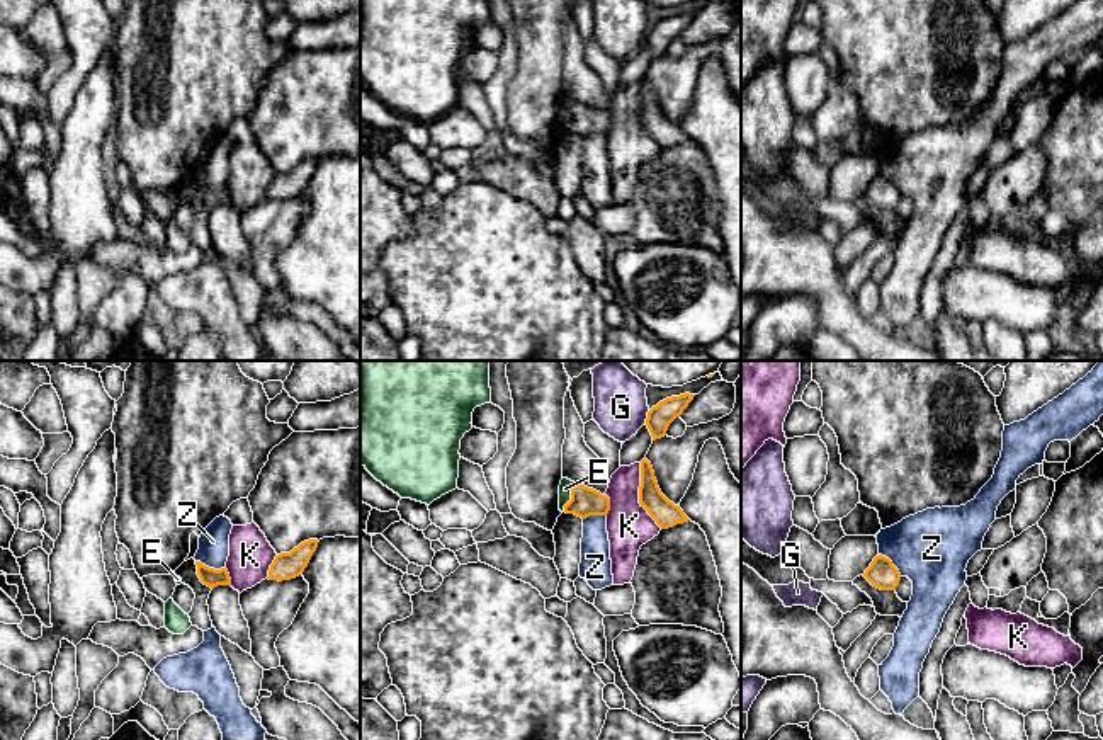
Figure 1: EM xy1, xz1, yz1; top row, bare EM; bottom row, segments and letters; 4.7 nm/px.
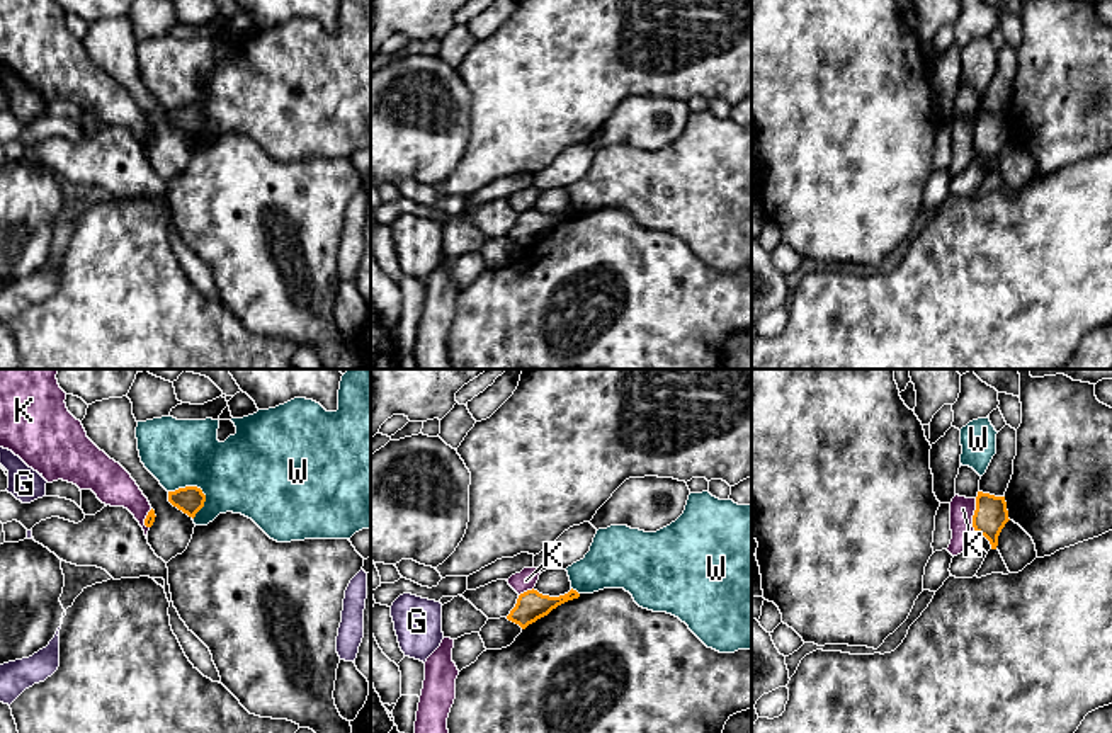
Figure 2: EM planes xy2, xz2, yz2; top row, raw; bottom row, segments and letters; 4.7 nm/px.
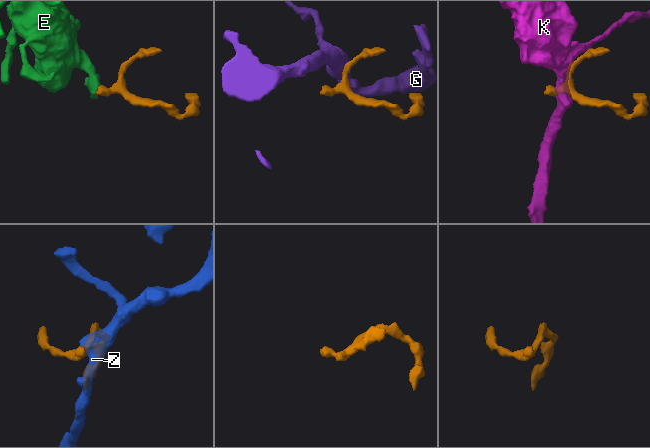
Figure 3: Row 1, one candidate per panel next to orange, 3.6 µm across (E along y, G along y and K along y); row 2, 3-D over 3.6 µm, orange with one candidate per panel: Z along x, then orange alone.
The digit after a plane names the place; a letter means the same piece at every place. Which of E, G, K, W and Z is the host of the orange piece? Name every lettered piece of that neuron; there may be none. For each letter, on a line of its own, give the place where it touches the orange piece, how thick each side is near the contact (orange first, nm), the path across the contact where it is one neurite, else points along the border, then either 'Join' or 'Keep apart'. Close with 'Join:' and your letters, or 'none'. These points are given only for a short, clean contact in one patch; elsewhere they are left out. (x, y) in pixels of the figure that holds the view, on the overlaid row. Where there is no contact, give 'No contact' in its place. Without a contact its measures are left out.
E: Touches orange at xz1 (571, 497). Thickness 140 nm (orange) against 60 nm. Path across: xz1 (585, 502), (571, 497), (565, 489). Join
G: Touches orange at xz1 (648, 417). Thickness 120 nm (orange) against 260 nm. Boundary: xz1 (650, 410), (644, 422). Keep apart
K: Touches orange at xz1 (639, 495). Thickness 120 nm (orange) against 220 nm. Keep apart
W: Touches orange at xy2 (192, 487). Thickness 130 nm (orange) against 360 nm. Boundary: xy2 (169, 490), (198, 487), (204, 495), (204, 505). Keep apart
Z: Touches orange at xy1 (211, 569). Thickness 90 nm (orange) against 150 nm. Boundary: xy1 (196, 560), (214, 569), (225, 569). Keep apart
Join: E

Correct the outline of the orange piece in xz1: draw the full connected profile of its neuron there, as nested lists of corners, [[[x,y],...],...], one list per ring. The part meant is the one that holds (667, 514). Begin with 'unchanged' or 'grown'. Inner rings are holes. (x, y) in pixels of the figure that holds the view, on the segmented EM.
unchanged; [[[646,458],[641,461],[639,504],[648,510],[648,514],[661,529],[668,529],[690,521],[678,505],[670,502],[661,493],[654,478],[653,466]]]

